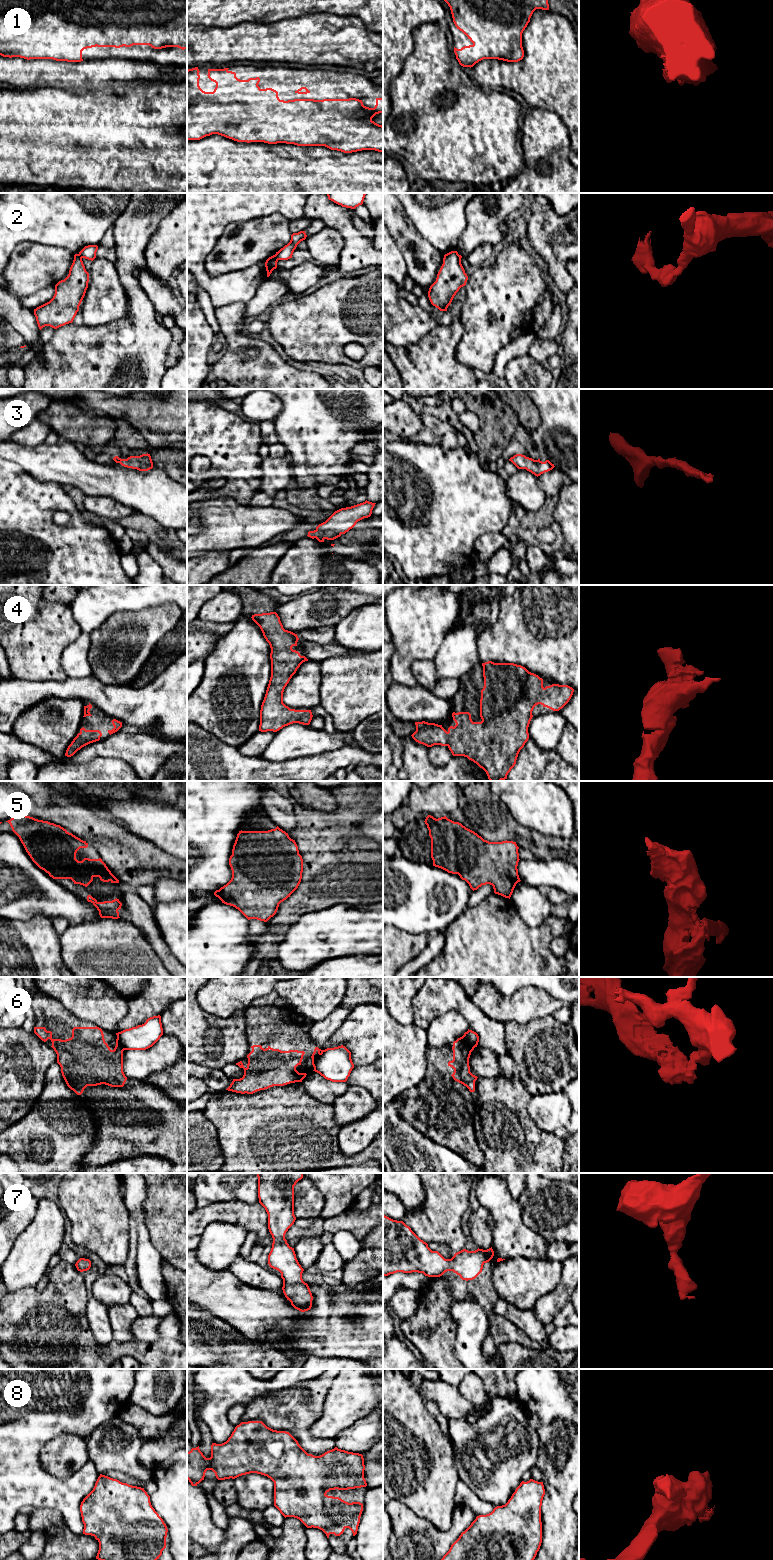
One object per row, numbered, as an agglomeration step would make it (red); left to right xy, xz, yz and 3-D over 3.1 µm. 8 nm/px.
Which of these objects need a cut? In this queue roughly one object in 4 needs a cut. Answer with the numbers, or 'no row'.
2, 6

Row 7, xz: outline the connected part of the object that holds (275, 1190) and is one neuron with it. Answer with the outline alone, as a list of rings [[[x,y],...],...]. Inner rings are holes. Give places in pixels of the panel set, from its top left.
[[[257,1173],[259,1203],[268,1214],[268,1229],[273,1238],[272,1248],[268,1255],[268,1264],[278,1270],[283,1279],[283,1293],[291,1305],[305,1312],[311,1309],[313,1296],[307,1283],[302,1279],[304,1269],[299,1264],[294,1248],[285,1239],[288,1229],[294,1224],[294,1186],[303,1178],[303,1173]]]

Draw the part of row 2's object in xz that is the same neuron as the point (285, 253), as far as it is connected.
[[[300,231],[298,233],[293,233],[291,235],[290,242],[281,248],[278,252],[276,252],[275,256],[277,260],[288,260],[292,258],[293,252],[296,249],[297,245],[305,240],[307,237],[305,231]]]

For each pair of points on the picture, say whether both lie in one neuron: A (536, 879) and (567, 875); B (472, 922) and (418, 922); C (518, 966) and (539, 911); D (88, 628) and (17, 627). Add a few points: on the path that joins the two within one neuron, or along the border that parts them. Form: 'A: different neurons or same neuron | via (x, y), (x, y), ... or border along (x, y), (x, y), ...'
A: same neuron | via (544, 875), (559, 875)
B: different neurons | border along (465, 908), (444, 929)
C: different neurons | border along (544, 921), (534, 928)
D: different neurons | border along (71, 606), (73, 618), (81, 632)

